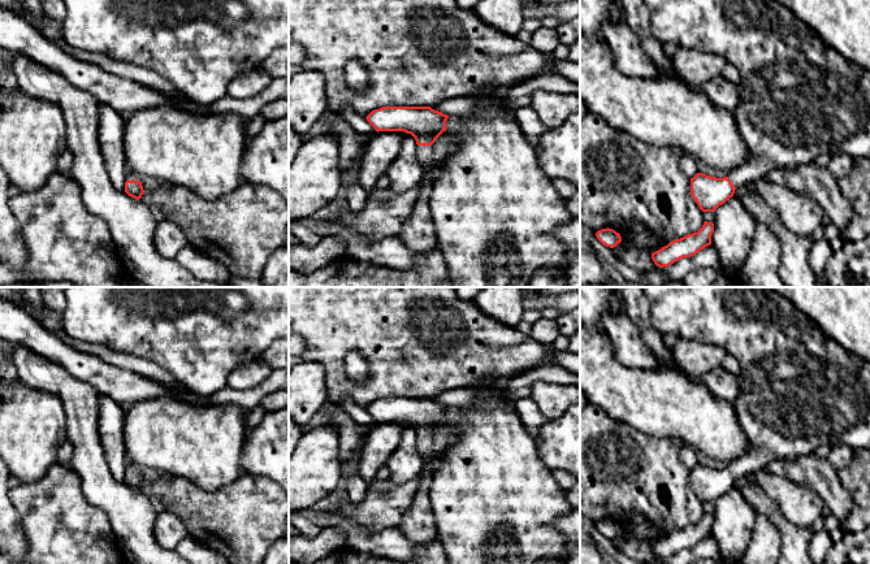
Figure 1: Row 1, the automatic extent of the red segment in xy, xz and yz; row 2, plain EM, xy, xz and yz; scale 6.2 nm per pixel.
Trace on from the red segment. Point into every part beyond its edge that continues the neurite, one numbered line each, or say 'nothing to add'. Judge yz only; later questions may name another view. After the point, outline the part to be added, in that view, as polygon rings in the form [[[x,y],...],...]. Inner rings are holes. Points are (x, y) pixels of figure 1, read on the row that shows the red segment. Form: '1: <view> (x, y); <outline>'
1: yz (799, 98); [[[645,0],[645,8],[650,19],[653,35],[662,43],[674,42],[678,47],[684,47],[700,52],[713,52],[733,65],[741,77],[737,83],[736,123],[743,142],[746,146],[746,160],[728,173],[728,179],[735,187],[744,187],[763,178],[772,168],[796,168],[813,162],[819,155],[831,156],[847,155],[853,161],[861,157],[870,159],[870,73],[863,68],[845,60],[832,47],[823,40],[801,19],[798,19],[787,6],[775,0]]]

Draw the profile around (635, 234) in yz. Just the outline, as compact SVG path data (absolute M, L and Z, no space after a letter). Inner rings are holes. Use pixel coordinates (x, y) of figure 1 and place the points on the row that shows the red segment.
M623 222L620 225L620 229L622 242L626 246L635 246L637 248L646 250L652 253L661 250L671 242L652 233L639 222Z

